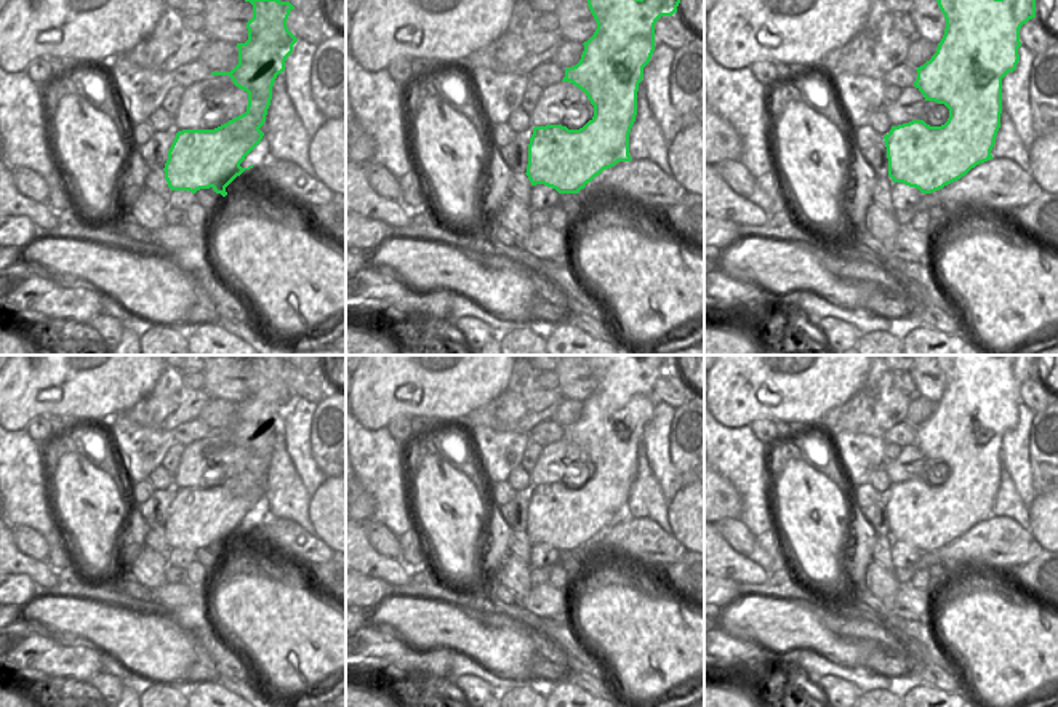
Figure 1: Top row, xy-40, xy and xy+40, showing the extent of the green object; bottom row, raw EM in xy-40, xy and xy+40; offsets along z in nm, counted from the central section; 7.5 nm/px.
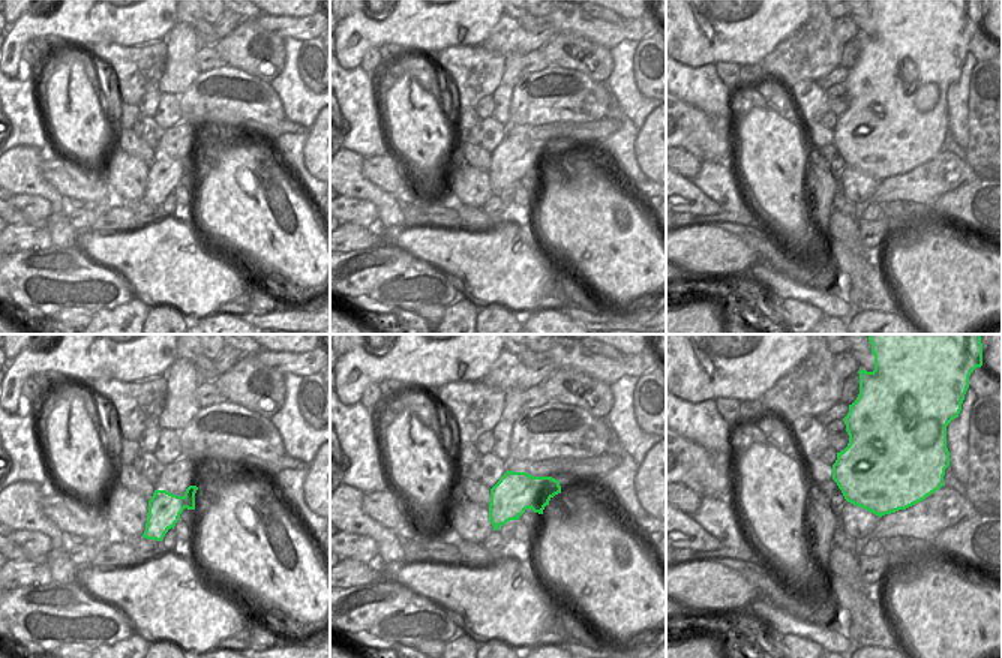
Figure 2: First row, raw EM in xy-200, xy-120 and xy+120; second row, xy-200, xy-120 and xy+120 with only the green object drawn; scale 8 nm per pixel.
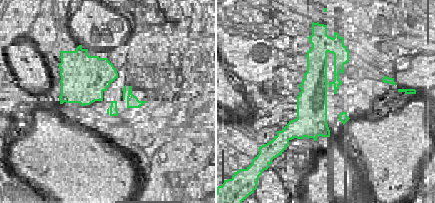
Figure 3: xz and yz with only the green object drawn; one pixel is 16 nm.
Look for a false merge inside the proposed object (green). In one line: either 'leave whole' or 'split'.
leave whole

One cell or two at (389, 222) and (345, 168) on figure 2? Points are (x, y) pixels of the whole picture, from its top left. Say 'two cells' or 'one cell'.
one cell

